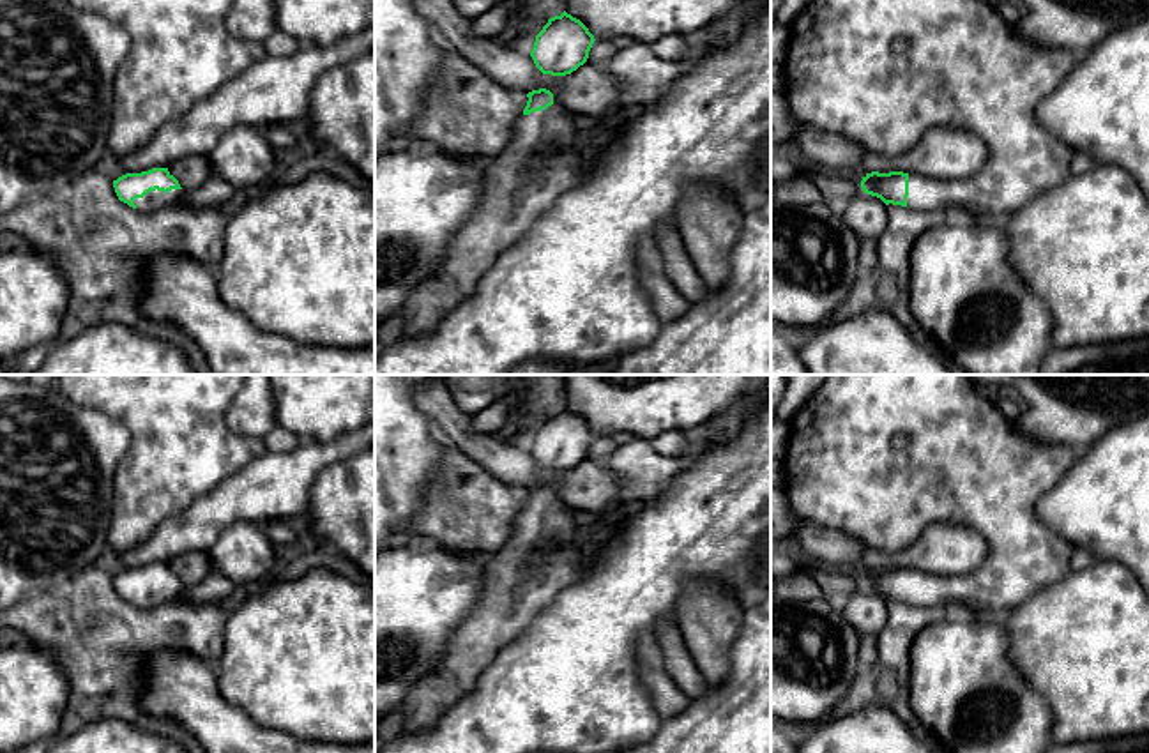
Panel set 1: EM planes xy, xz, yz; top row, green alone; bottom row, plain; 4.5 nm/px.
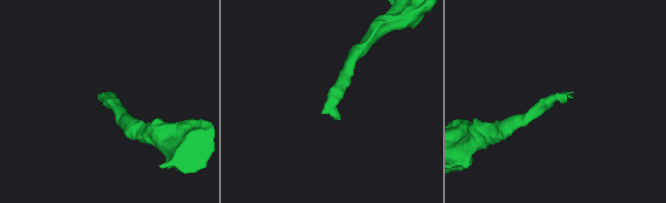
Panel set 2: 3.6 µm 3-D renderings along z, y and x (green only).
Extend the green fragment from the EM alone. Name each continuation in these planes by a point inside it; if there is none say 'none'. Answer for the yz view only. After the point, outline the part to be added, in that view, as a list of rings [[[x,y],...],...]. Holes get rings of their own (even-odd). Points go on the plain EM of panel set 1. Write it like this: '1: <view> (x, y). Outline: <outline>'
1: yz (962, 462). Outline: [[[829,375],[788,426],[785,486],[803,520],[859,539],[873,557],[902,551],[939,521],[963,523],[985,536],[988,557],[970,573],[940,576],[909,569],[909,605],[960,603],[978,615],[1001,617],[1071,571],[1075,548],[1038,518],[1036,504],[1071,470],[1077,454],[1029,438],[1020,422],[1004,417],[999,396],[965,375]]]

